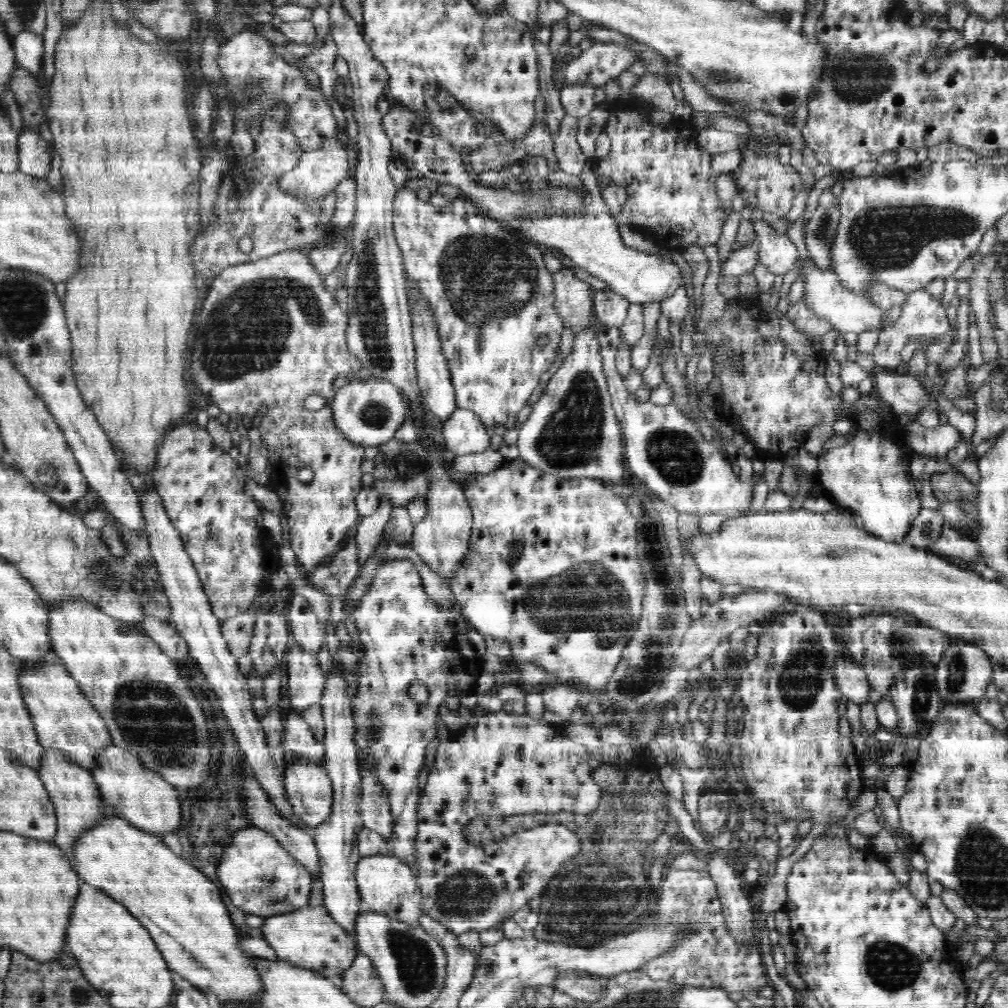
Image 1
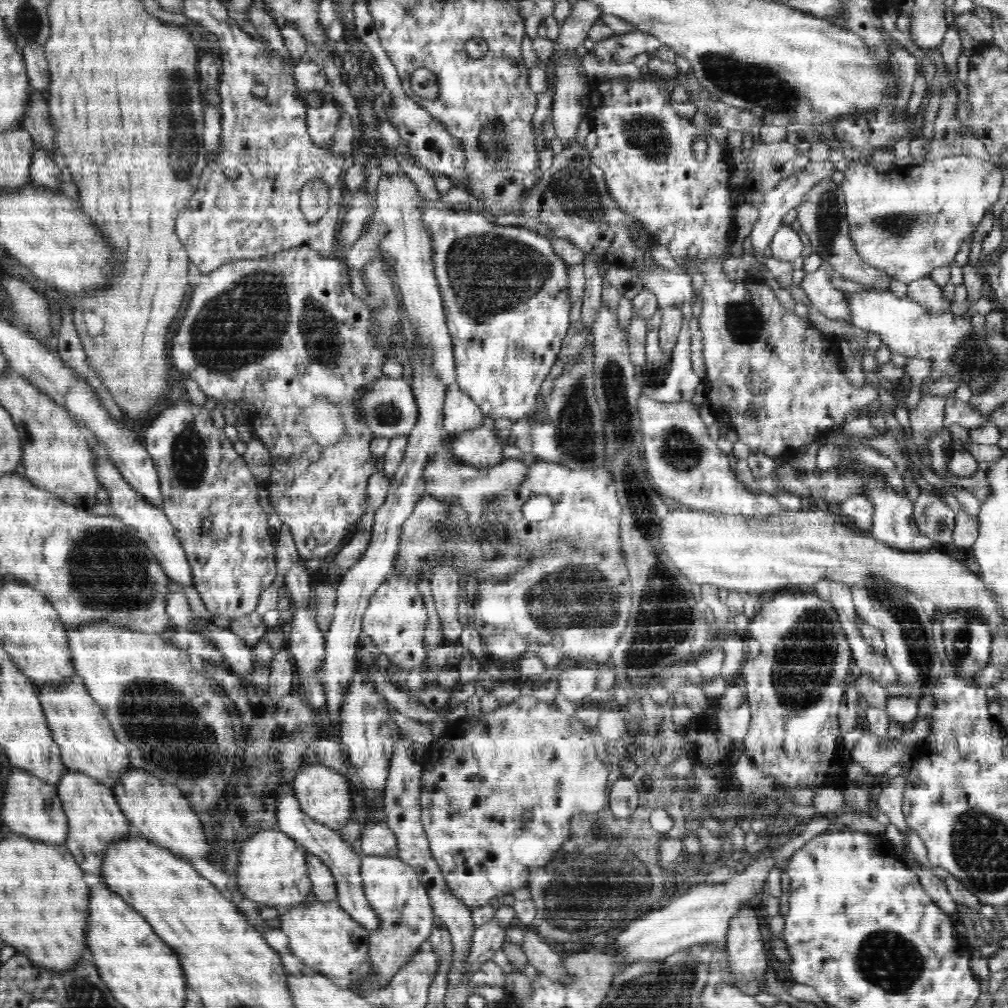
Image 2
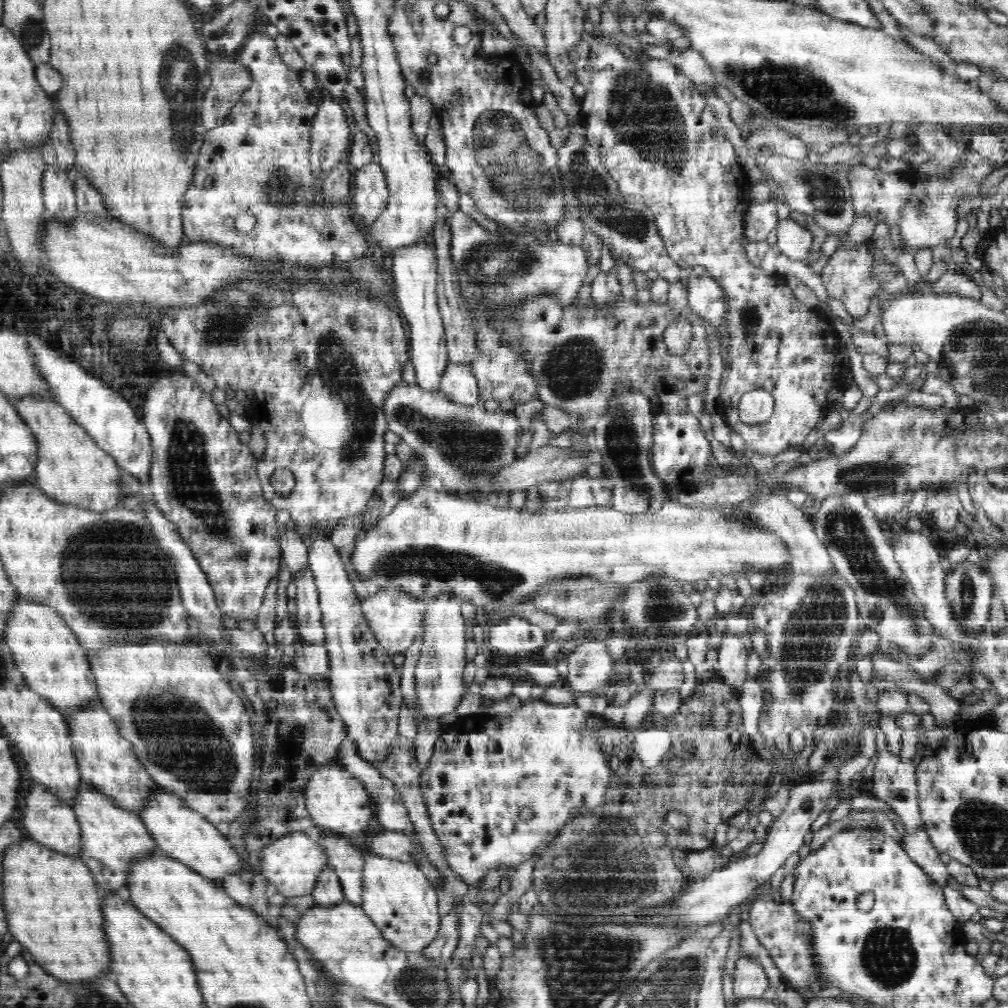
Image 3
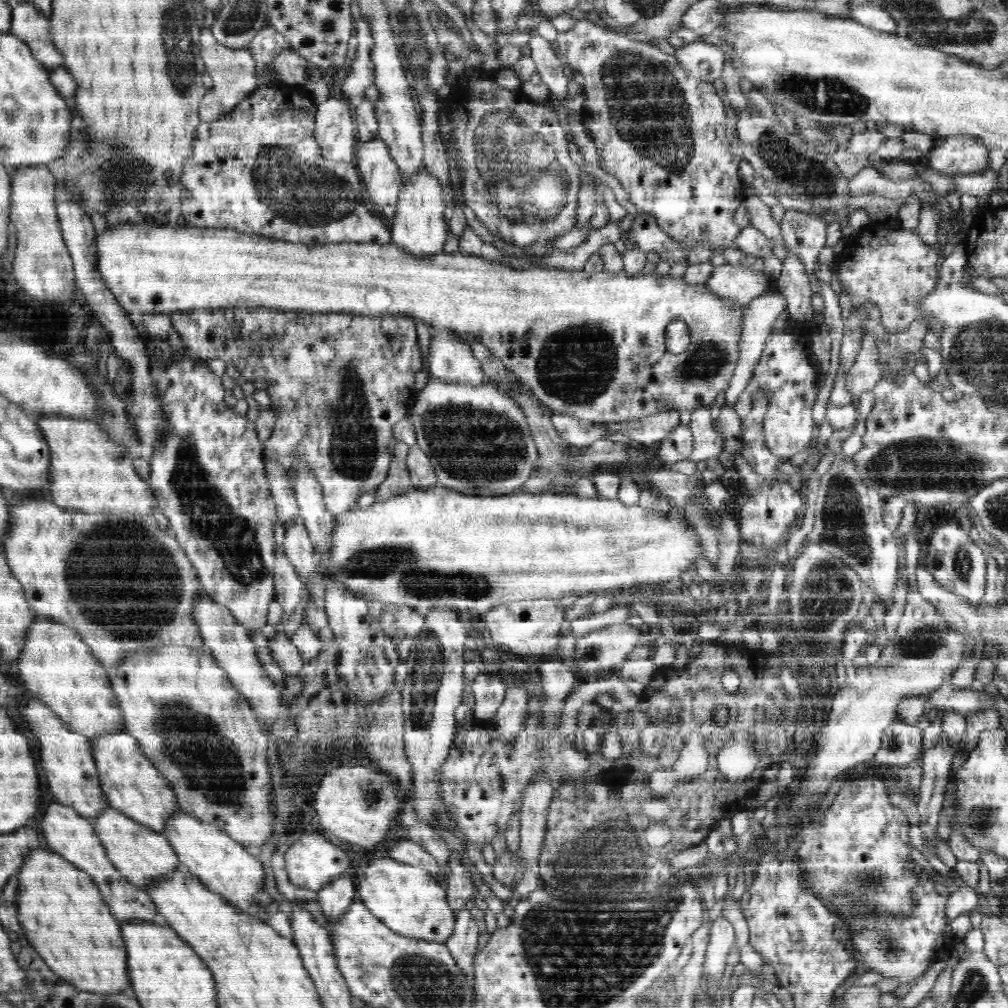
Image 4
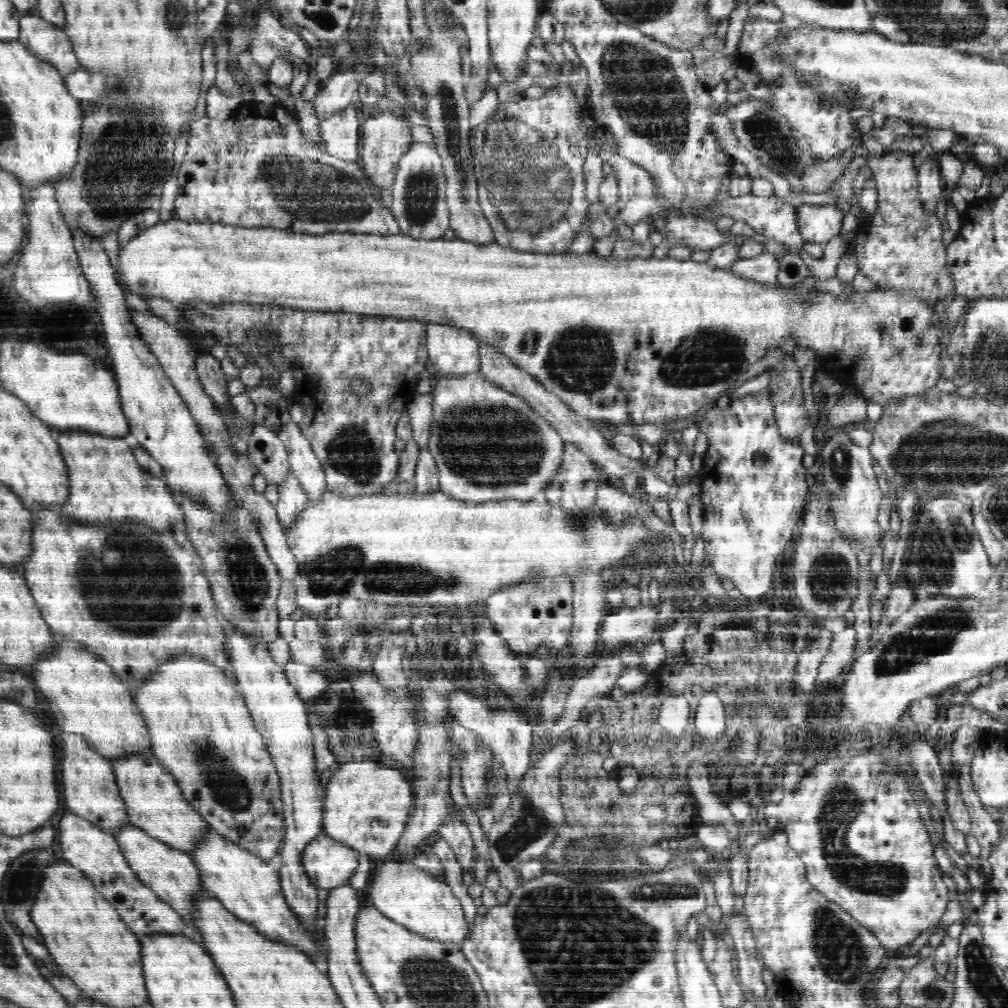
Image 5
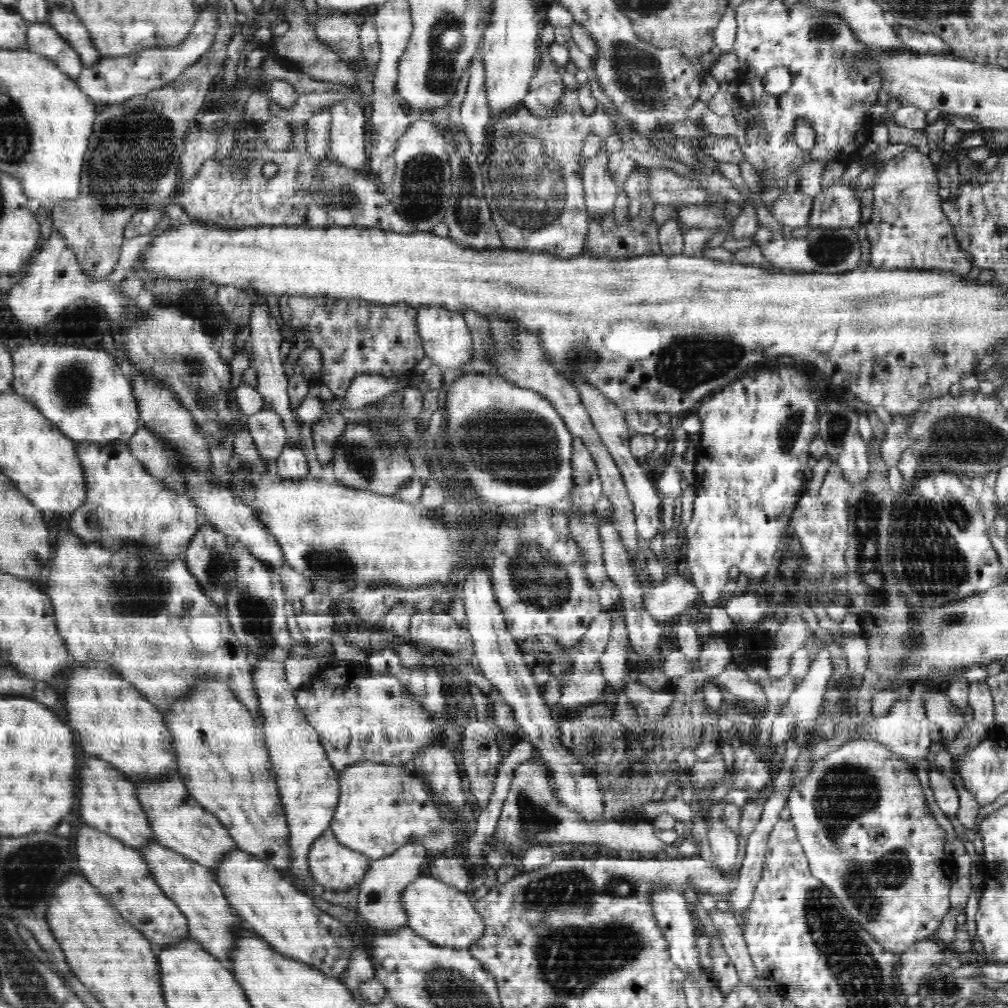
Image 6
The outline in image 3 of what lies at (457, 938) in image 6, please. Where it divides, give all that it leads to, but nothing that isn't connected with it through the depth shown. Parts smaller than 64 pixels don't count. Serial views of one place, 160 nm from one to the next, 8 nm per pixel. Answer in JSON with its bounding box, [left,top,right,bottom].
[361,854,441,951]

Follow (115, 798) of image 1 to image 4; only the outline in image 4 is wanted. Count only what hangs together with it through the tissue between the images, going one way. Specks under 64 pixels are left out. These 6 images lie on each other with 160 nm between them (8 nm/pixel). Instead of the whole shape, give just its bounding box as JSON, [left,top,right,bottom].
[161,812,264,912]

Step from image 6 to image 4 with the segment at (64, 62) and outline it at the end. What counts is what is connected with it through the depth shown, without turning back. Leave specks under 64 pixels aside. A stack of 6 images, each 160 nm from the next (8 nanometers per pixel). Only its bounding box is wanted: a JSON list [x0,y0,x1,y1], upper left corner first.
[9,1,64,70]

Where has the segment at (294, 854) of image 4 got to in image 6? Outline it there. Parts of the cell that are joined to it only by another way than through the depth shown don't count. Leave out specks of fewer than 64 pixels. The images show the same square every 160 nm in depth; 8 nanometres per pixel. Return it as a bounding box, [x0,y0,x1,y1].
[308,828,371,891]

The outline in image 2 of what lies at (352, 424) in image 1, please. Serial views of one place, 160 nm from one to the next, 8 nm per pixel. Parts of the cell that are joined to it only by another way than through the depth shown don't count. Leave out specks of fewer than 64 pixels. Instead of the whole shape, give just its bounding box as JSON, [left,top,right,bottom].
[358,377,419,438]

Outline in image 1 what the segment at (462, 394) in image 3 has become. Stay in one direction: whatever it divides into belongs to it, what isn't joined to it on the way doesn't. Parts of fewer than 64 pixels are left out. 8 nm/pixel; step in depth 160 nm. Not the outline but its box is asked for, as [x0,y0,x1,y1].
[442,406,490,456]

